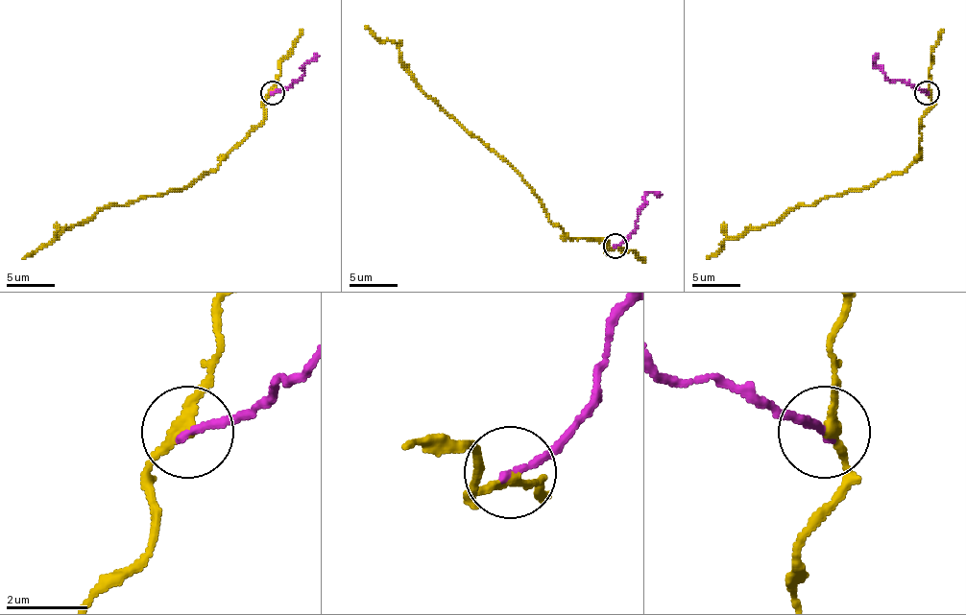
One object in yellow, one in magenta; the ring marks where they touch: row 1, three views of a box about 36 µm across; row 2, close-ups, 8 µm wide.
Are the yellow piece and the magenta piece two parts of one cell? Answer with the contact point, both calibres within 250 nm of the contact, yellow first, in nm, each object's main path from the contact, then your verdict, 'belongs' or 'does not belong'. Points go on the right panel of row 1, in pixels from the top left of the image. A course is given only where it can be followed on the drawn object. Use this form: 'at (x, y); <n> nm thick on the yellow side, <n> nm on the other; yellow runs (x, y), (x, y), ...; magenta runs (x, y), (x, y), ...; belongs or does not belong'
at (927, 93); 220 nm thick on the yellow side, 200 nm on the other; yellow runs (926, 92), (930, 108), (921, 119), (919, 154), (906, 169), (796, 205), (769, 224), (728, 237), (707, 258); magenta runs (926, 92), (909, 82), (890, 80), (873, 63), (876, 56); does not belong

